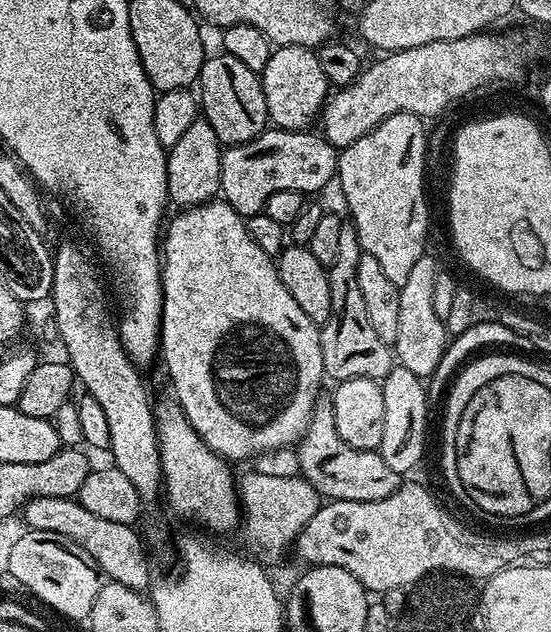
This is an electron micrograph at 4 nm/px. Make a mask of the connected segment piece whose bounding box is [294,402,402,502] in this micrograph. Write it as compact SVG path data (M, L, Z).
M328 402L317 403L304 435L300 437L294 451L296 451L296 460L300 463L299 475L303 476L305 480L309 480L314 486L314 490L318 490L321 497L328 500L378 502L382 498L390 498L390 494L394 494L394 490L398 490L402 483L401 473L390 470L390 466L386 466L386 458L382 458L379 451L358 450L354 446L342 442L342 434L338 434L338 426L334 426L334 410L331 403Z

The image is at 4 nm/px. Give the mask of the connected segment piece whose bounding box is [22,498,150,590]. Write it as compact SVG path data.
M40 498L28 501L22 509L22 517L33 532L53 532L64 536L70 542L80 544L94 558L96 567L109 581L130 586L131 588L147 589L148 556L144 553L145 541L131 524L110 522L107 518L98 518L98 514L90 514L86 506L82 506L76 498Z

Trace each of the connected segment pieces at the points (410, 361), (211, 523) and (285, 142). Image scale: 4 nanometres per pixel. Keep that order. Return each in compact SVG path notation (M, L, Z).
M426 254L414 262L406 282L400 285L398 298L398 338L394 345L394 360L410 374L429 378L438 369L438 364L447 350L450 337L444 329L444 320L434 311L434 278L438 271L432 254Z
M169 402L164 405L161 409L157 409L156 418L156 437L160 443L160 475L162 477L162 488L166 493L168 492L168 500L172 503L172 508L176 512L181 512L184 516L189 516L192 520L197 520L200 524L205 524L212 532L228 532L232 527L239 525L242 520L242 509L238 503L238 488L234 483L234 476L232 480L232 472L230 469L229 461L225 460L224 457L218 455L214 450L210 450L210 446L206 446L206 442L202 442L200 435L194 430L194 426L190 426L190 422L186 418L186 414L181 410L180 405L175 402Z
M269 126L245 144L233 144L220 153L222 174L220 196L242 217L256 216L264 211L270 194L278 190L294 190L301 194L320 192L336 180L338 149L319 131L286 130Z

